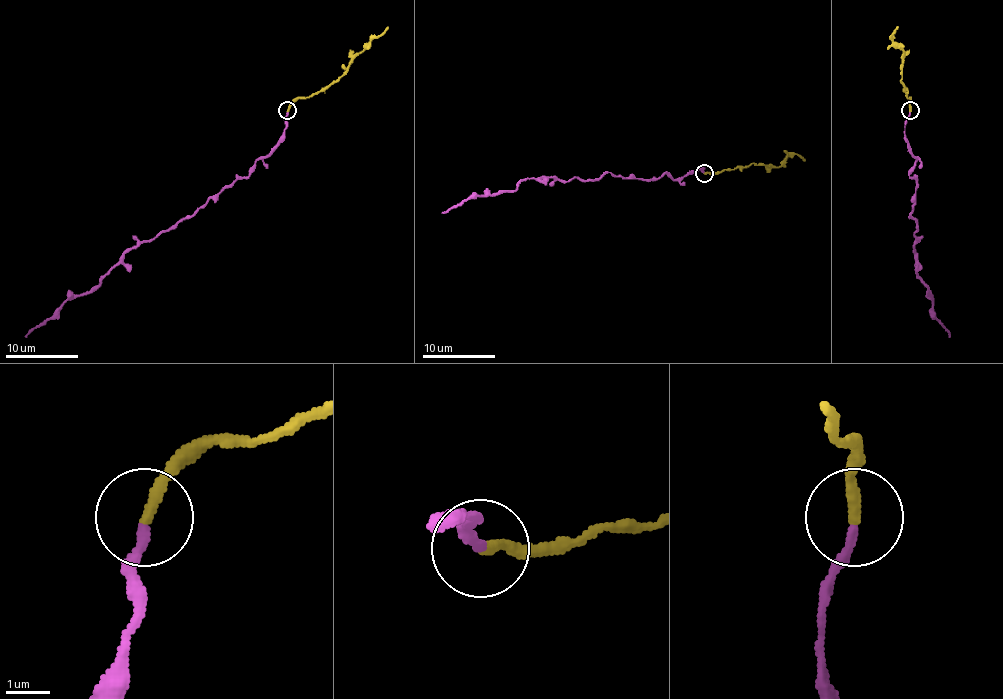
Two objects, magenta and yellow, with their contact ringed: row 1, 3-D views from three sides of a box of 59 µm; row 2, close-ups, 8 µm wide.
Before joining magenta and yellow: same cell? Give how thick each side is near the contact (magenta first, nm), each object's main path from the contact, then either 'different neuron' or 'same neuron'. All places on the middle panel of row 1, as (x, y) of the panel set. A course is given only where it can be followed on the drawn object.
200 nm thick on the magenta side, 280 nm on the other; magenta runs (705, 172), (526, 178), (441, 212); yellow runs (705, 172), (752, 163), (777, 167), (790, 154), (797, 154), (804, 162); different neuron

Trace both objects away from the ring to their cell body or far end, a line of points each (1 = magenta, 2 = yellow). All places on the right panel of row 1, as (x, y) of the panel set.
1: (909, 111), (904, 138), (917, 159), (909, 174), (917, 185), (909, 215), (919, 239), (915, 271), (949, 336)
2: (909, 111), (909, 100), (900, 82), (904, 53), (891, 38), (899, 26)

